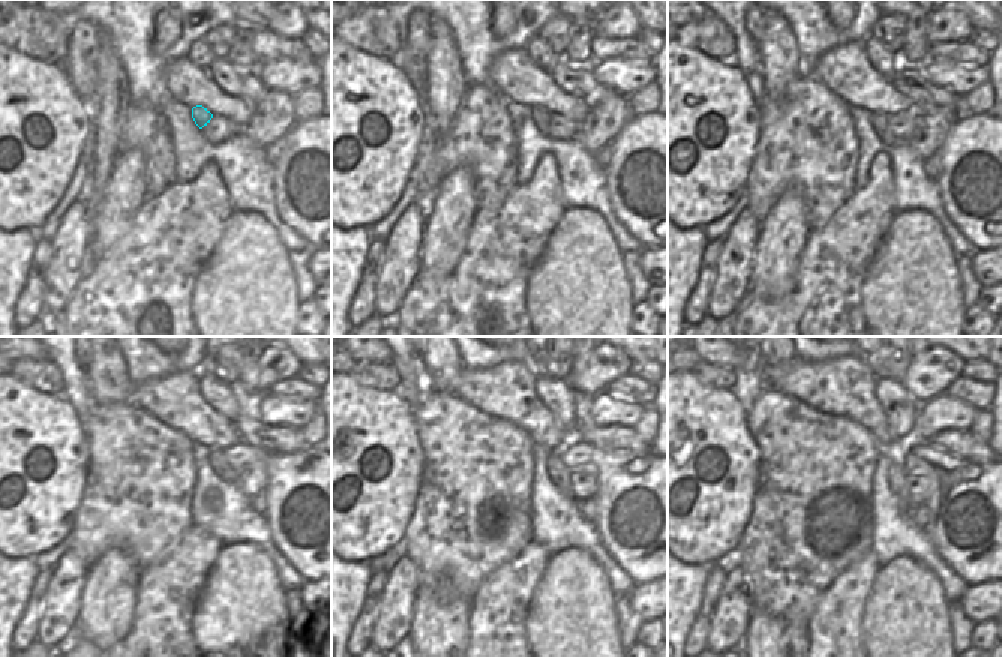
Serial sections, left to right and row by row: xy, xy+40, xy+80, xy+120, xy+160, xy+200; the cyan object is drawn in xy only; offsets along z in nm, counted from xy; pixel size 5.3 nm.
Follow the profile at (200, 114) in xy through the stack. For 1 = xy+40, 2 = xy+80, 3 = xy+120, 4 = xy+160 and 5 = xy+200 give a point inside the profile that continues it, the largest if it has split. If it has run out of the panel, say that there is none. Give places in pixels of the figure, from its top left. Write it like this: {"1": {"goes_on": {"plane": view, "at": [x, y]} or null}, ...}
{"1": {"goes_on": {"plane": "xy+40", "at": [540, 117]}}, "2": {"goes_on": {"plane": "xy+80", "at": [879, 122]}}, "3": {"goes_on": {"plane": "xy+120", "at": [216, 459]}}, "4": {"goes_on": {"plane": "xy+160", "at": [560, 476]}}, "5": {"goes_on": {"plane": "xy+200", "at": [897, 474]}}}

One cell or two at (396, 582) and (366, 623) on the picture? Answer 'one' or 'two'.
two

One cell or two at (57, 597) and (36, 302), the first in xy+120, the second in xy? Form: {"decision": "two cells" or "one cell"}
{"decision": "two cells"}

